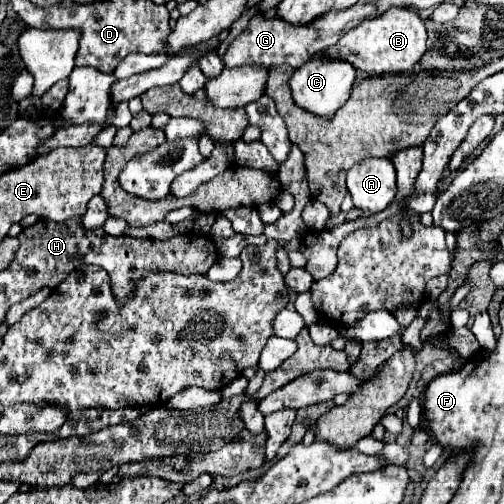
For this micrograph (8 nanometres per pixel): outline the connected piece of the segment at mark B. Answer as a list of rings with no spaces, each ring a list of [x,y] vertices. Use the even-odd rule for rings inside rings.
[[[392,7],[384,15],[366,19],[352,31],[348,31],[334,47],[324,51],[328,57],[338,57],[352,63],[366,73],[408,73],[426,53],[426,27],[416,11],[404,7]]]

